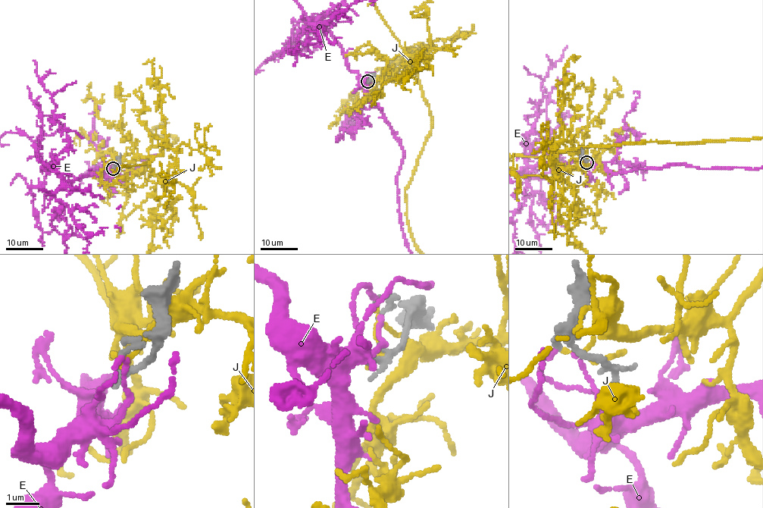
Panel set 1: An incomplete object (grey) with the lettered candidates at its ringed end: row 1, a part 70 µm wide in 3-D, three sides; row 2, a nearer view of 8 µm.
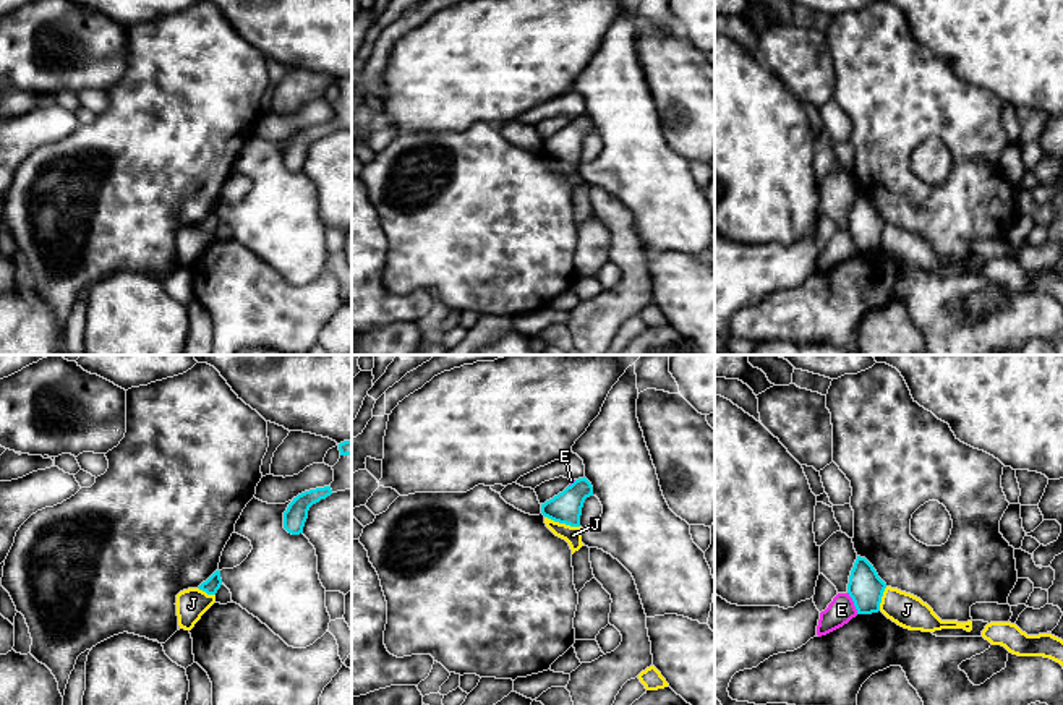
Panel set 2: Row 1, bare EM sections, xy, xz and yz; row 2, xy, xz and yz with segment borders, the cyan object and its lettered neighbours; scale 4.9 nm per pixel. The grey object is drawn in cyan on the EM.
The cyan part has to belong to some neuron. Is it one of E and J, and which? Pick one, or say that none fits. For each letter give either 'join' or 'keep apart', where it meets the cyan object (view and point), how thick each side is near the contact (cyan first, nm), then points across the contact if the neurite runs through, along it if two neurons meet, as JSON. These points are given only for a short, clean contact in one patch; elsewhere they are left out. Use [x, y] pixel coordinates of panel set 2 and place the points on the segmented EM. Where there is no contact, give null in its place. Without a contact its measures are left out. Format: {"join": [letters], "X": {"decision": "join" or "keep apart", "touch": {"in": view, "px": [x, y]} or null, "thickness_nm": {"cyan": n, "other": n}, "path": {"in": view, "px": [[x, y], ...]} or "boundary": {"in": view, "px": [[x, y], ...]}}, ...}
{"join": [], "E": {"decision": "keep apart", "touch": {"in": "yz", "px": [854, 603]}, "thickness_nm": {"cyan": 170, "other": 140}, "boundary": {"in": "yz", "px": [[848, 592], [858, 613]]}}, "J": {"decision": "keep apart", "touch": {"in": "xz", "px": [563, 522]}, "thickness_nm": {"cyan": 160, "other": 90}, "boundary": {"in": "xz", "px": [[545, 516], [579, 527]]}}}

